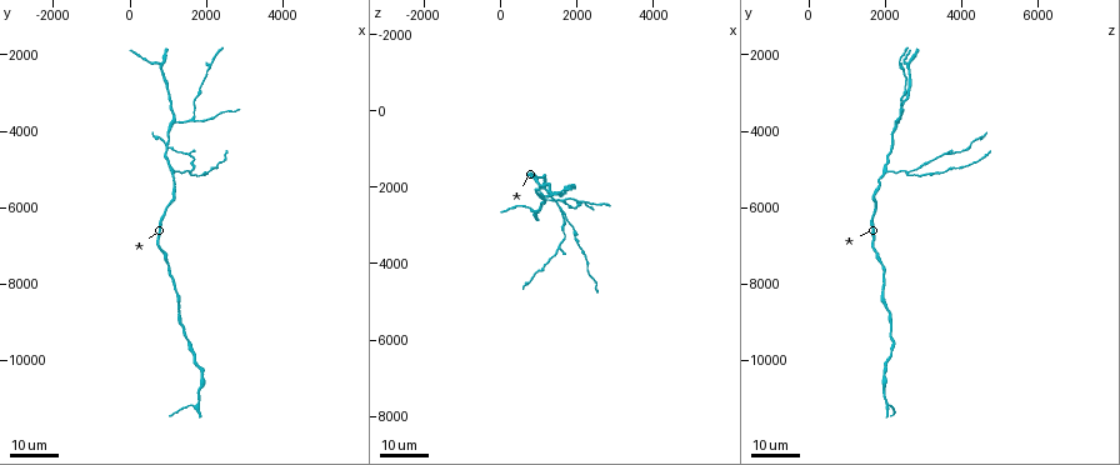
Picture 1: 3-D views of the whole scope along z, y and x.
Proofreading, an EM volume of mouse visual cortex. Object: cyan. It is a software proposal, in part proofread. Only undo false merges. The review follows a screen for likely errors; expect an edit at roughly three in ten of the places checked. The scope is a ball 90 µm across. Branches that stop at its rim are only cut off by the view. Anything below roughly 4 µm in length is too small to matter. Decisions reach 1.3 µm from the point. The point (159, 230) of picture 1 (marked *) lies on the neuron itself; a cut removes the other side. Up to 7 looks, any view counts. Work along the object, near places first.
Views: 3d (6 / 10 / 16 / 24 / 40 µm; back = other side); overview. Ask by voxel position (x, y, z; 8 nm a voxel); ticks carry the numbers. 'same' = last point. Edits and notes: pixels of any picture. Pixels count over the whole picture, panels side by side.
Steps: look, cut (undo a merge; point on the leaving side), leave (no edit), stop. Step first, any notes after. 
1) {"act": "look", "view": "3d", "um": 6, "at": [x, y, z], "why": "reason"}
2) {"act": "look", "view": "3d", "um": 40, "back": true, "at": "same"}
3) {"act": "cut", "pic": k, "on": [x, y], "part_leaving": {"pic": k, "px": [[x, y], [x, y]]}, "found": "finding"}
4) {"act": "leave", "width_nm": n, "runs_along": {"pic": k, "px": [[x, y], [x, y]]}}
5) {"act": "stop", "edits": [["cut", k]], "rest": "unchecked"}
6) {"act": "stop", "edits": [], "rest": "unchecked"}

{"act": "look", "view": "3d", "um": 16, "at": [1150, 5100, 2050], "why": "three arms meet"}

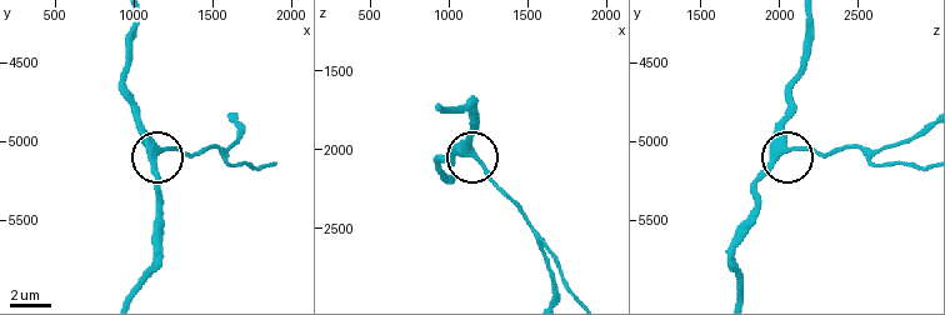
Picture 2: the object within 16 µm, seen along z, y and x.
{"act": "look", "view": "3d", "um": 6, "at": [1160, 5040, 2040]}

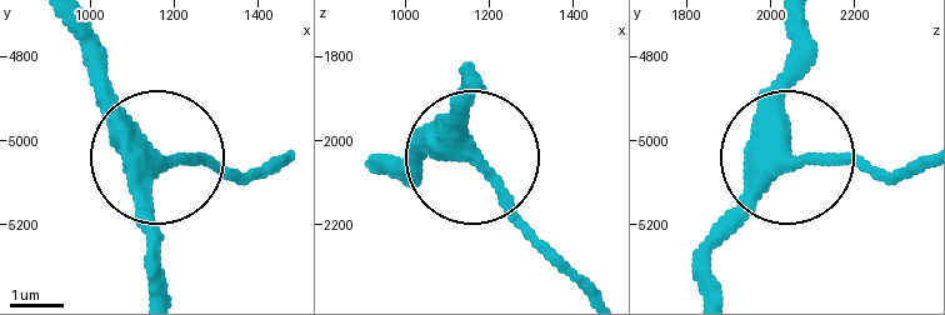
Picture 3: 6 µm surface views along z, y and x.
{"act": "leave", "arms": 3, "runs_along": {"pic": 3, "px": [[461, 80], [466, 146], [591, 290]]}, "found": "continuous, no second neuron"}

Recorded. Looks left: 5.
{"act": "look", "view": "3d", "um": 16, "at": [1650, 5050, 2600], "why": "three-way junction"}

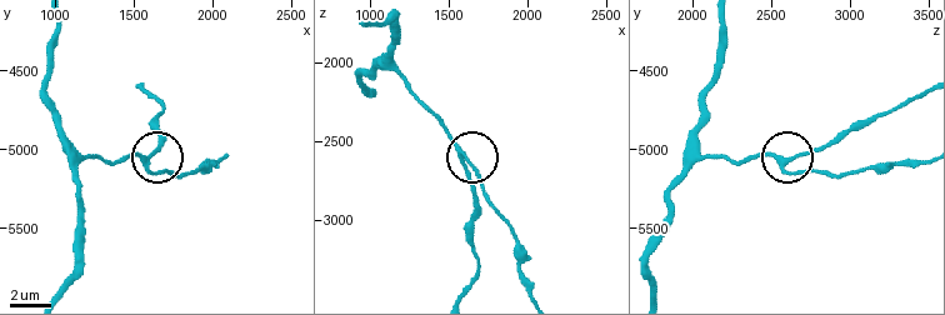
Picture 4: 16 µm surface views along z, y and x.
{"act": "look", "view": "3d", "um": 6, "at": [1580, 5080, 2600], "why": "zoom in"}

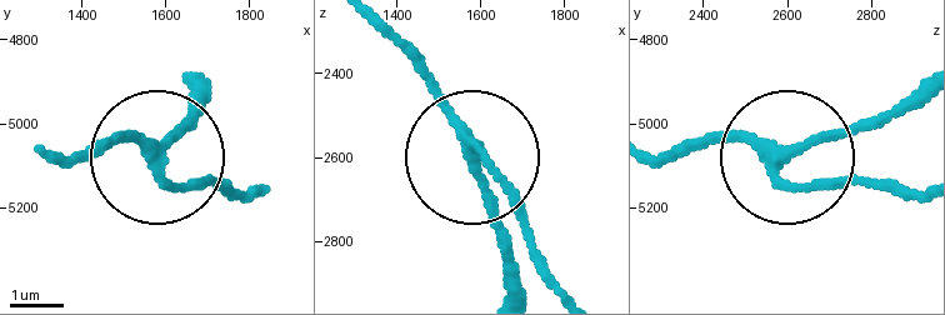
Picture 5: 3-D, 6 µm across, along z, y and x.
{"act": "leave", "arms": 3, "runs_along": {"pic": 5, "px": [[663, 150], [744, 136], [810, 190], [851, 178], [900, 186]]}, "found": "continuous, no second neuron"}

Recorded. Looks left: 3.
{"act": "look", "view": "3d", "um": 24, "at": [1100, 5800, 1700]}

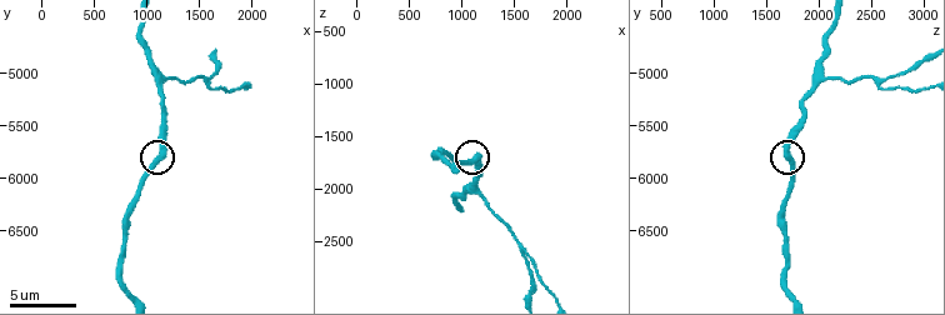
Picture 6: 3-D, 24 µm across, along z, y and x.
{"act": "look", "view": "3d", "um": 6, "at": [1080, 5840, 1720]}

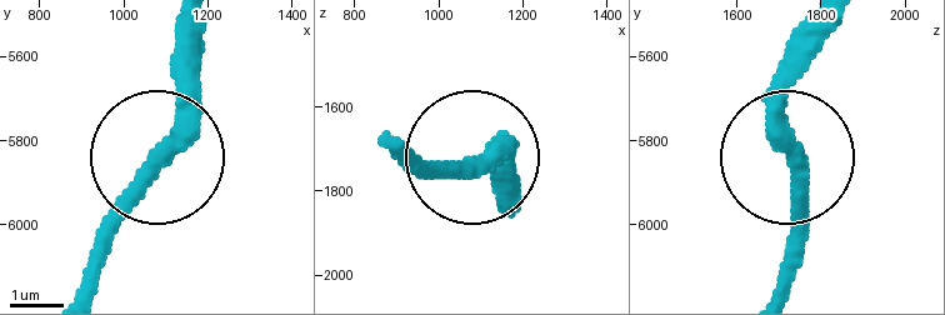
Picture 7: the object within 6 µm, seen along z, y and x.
{"act": "look", "view": "3d", "um": 6, "back": true, "at": [1090, 5835, 1740]}

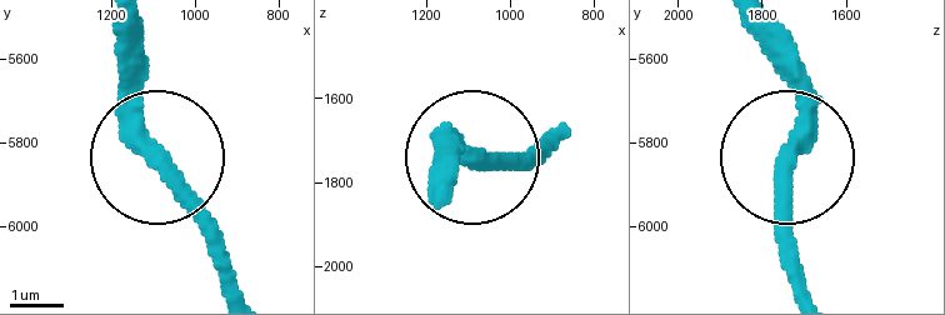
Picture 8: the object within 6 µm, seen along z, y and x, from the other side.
{"act": "leave", "runs_along": {"pic": 8, "px": [[801, 290], [783, 26]]}, "found": "all the same neuron"}

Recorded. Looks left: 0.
{"act": "stop", "edits": [], "rest": "unchecked"}

